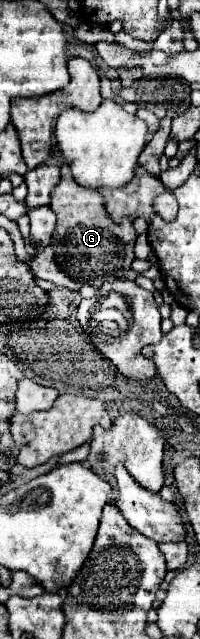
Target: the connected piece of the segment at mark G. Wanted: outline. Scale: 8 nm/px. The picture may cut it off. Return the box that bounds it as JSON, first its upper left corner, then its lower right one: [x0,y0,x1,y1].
[50,164,136,288]

